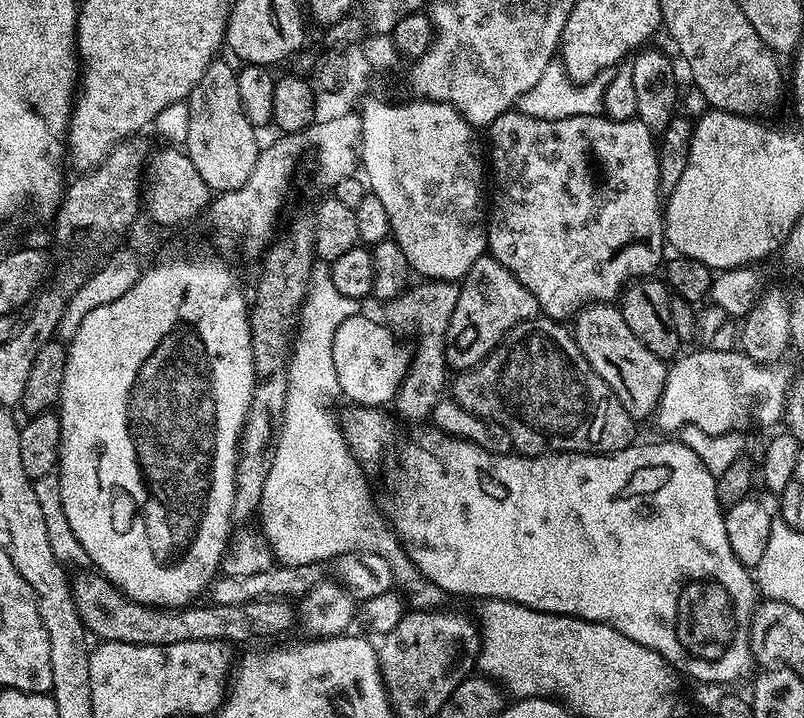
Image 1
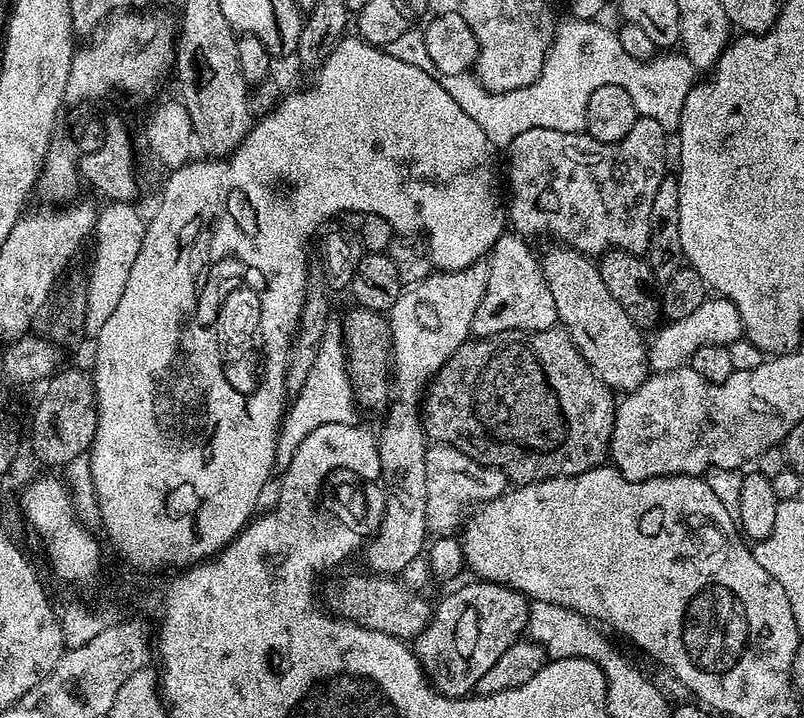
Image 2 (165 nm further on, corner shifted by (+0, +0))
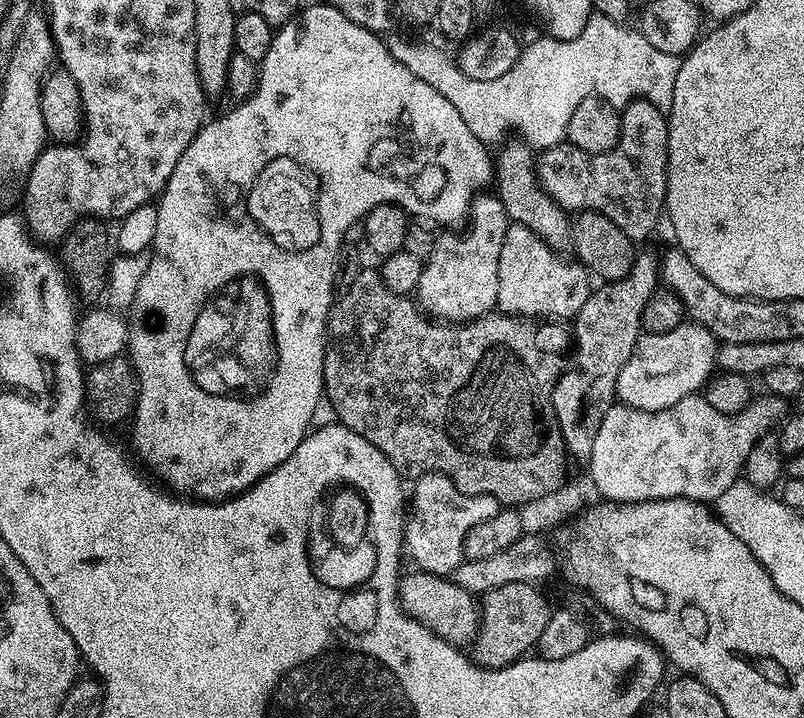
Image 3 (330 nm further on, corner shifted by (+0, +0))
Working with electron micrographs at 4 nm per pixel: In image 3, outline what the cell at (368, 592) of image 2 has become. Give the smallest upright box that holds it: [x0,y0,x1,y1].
[400,570,480,646]

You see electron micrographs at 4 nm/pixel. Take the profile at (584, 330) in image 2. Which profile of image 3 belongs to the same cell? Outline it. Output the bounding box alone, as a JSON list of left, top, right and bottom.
[494,139,572,250]

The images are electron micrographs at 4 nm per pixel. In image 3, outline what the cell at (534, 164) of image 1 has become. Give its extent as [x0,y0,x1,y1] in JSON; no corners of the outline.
[536,98,668,242]

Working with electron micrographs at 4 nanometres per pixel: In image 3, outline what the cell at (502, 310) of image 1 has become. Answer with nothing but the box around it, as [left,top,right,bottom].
[496,223,594,318]

